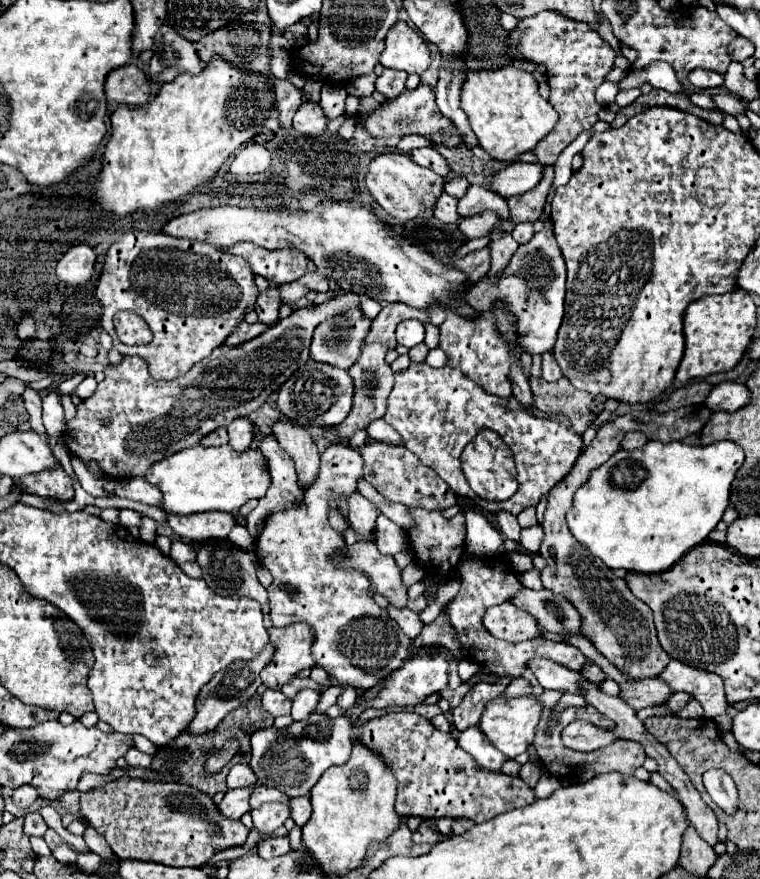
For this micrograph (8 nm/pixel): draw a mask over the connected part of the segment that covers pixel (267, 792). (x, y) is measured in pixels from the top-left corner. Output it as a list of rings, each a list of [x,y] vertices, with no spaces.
[[[267,786],[255,788],[255,792],[251,796],[251,802],[249,802],[251,808],[257,808],[257,806],[261,806],[265,802],[279,802],[279,804],[289,806],[291,804],[291,798],[287,794],[283,794],[283,792],[279,792],[277,788],[267,788]]]

